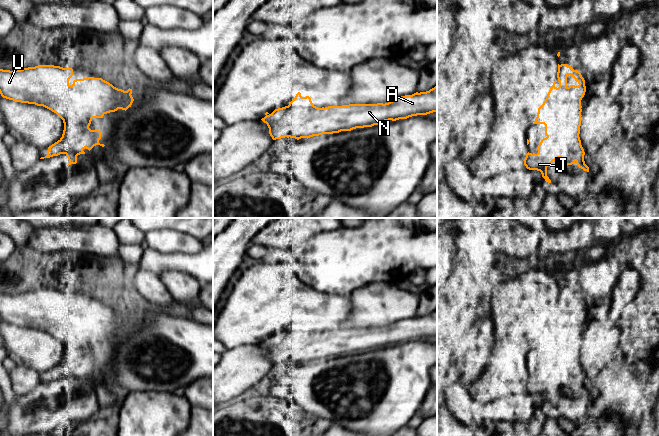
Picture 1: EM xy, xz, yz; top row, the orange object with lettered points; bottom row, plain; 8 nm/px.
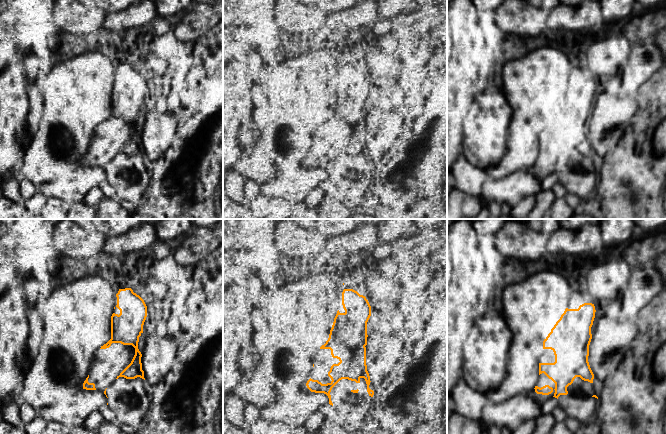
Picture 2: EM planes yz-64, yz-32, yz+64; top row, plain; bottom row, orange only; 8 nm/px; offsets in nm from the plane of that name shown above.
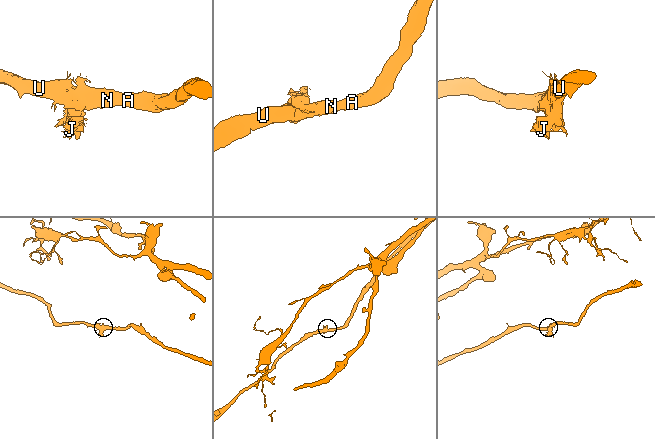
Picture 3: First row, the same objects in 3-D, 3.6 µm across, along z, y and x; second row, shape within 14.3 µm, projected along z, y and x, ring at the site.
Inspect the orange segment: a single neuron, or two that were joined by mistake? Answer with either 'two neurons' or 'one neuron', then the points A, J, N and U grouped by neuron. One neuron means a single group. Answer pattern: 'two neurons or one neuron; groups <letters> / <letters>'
one neuron; groups A J N U

